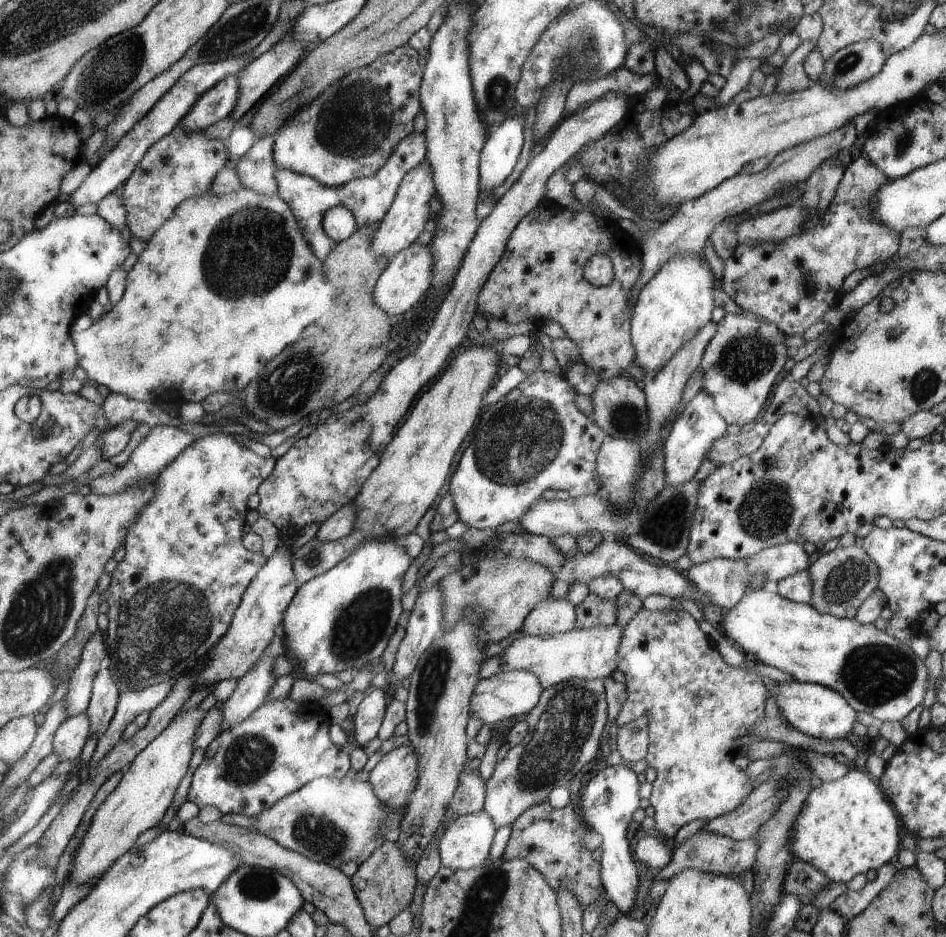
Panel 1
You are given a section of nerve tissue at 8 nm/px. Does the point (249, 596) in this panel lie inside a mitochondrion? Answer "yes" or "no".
no

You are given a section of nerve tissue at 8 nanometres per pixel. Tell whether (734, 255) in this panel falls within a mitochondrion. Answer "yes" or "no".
no

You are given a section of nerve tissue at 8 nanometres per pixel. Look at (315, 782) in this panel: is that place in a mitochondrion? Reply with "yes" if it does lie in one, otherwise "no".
no

